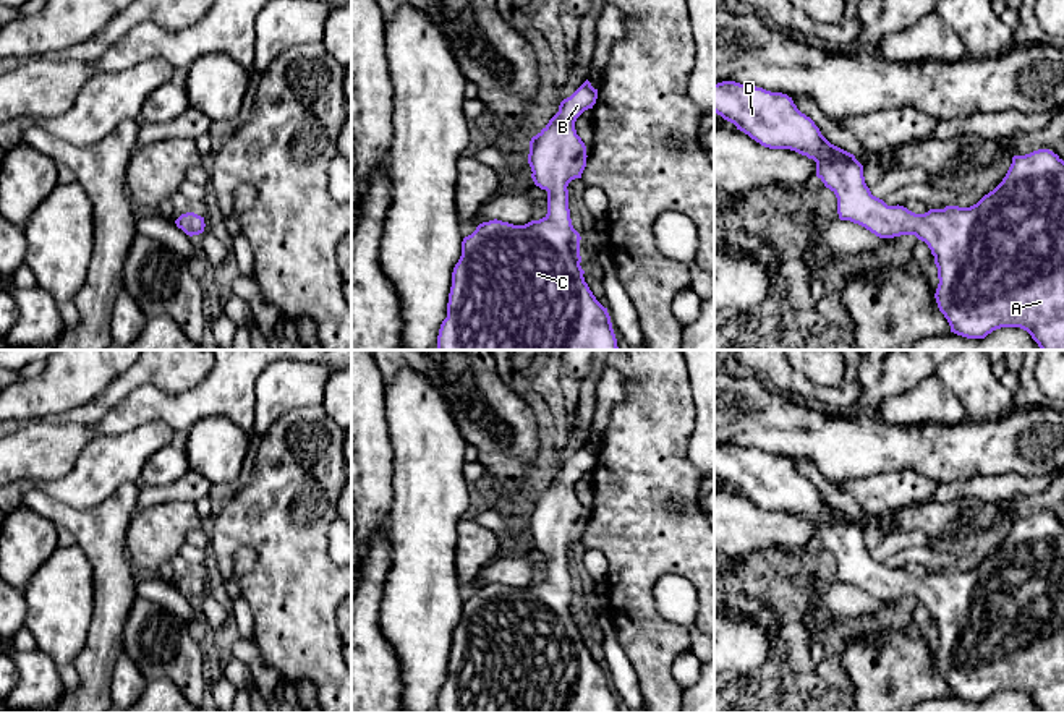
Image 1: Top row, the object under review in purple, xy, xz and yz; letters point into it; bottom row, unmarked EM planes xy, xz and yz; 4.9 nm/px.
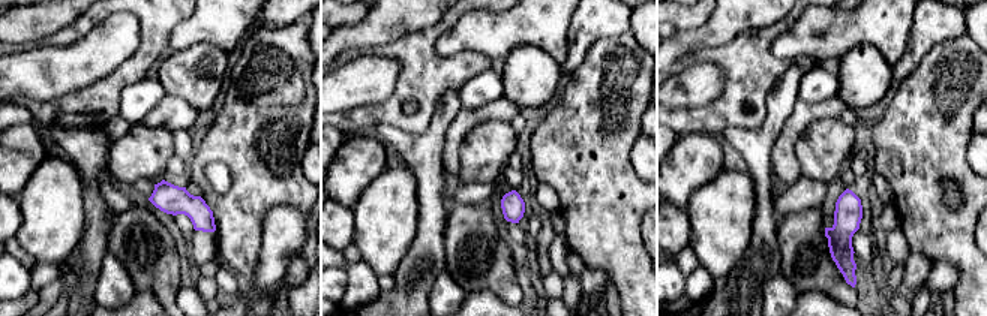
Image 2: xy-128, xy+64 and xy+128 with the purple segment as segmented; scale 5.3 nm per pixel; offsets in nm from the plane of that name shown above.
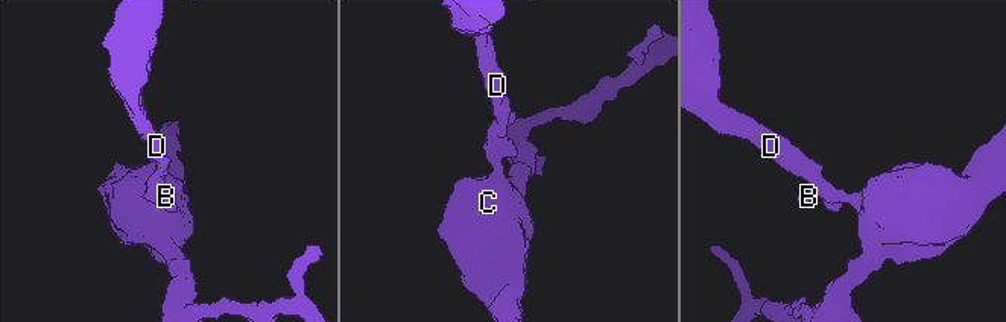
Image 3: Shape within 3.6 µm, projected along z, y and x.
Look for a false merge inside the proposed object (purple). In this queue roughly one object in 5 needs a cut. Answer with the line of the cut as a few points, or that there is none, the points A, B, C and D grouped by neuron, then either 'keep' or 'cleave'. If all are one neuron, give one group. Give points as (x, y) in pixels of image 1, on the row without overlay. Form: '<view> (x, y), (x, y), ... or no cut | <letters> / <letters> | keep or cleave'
no cut | A B C D | keep

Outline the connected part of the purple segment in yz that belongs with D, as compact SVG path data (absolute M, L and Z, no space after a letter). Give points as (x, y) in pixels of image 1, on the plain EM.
M722 444L714 447L714 475L734 486L737 493L769 512L790 512L816 525L816 540L837 561L841 583L850 583L879 601L915 598L925 604L938 630L934 656L939 674L951 689L951 695L967 702L985 702L1001 690L1027 694L1041 713L1064 713L1064 523L1049 512L1038 512L1025 519L1014 519L1002 544L970 570L946 569L915 577L904 569L887 569L871 557L865 546L863 528L853 517L831 507L802 476L792 460L763 450Z

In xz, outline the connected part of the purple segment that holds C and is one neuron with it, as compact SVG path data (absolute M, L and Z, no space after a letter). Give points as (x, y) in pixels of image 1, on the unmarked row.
M586 442L530 504L531 541L547 554L547 577L525 588L497 582L483 585L463 601L437 713L619 713L607 671L585 645L581 600L572 588L568 572L567 549L581 541L588 520L575 485L593 472L596 462L598 452Z

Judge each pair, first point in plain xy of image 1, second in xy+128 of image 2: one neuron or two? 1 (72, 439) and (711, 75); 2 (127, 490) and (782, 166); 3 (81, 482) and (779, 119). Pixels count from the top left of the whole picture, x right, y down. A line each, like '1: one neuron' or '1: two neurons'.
1: one neuron
2: two neurons
3: two neurons

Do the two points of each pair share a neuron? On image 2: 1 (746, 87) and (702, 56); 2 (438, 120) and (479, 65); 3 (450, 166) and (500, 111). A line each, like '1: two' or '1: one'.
1: one
2: two
3: one

